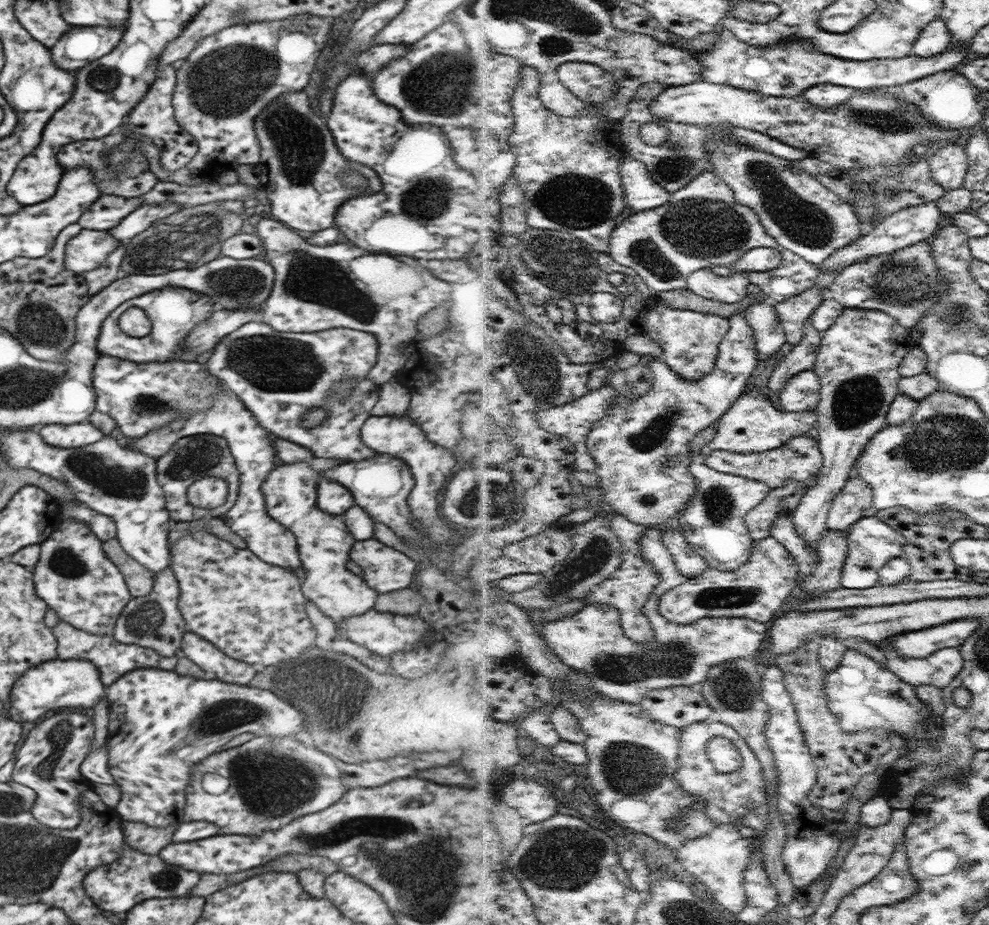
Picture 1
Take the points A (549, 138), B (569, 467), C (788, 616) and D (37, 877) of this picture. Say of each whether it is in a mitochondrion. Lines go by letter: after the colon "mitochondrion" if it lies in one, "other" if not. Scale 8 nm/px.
A: other
B: other
C: other
D: mitochondrion

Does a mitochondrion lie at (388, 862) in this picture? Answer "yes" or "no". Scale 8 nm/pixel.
yes

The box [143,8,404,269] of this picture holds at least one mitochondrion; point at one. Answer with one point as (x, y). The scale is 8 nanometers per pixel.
(224, 83)

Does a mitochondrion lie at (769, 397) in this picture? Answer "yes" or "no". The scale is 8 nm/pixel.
no

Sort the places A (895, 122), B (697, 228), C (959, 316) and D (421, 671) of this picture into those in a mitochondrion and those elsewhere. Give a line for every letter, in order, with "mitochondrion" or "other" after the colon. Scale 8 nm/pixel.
A: mitochondrion
B: mitochondrion
C: mitochondrion
D: other

